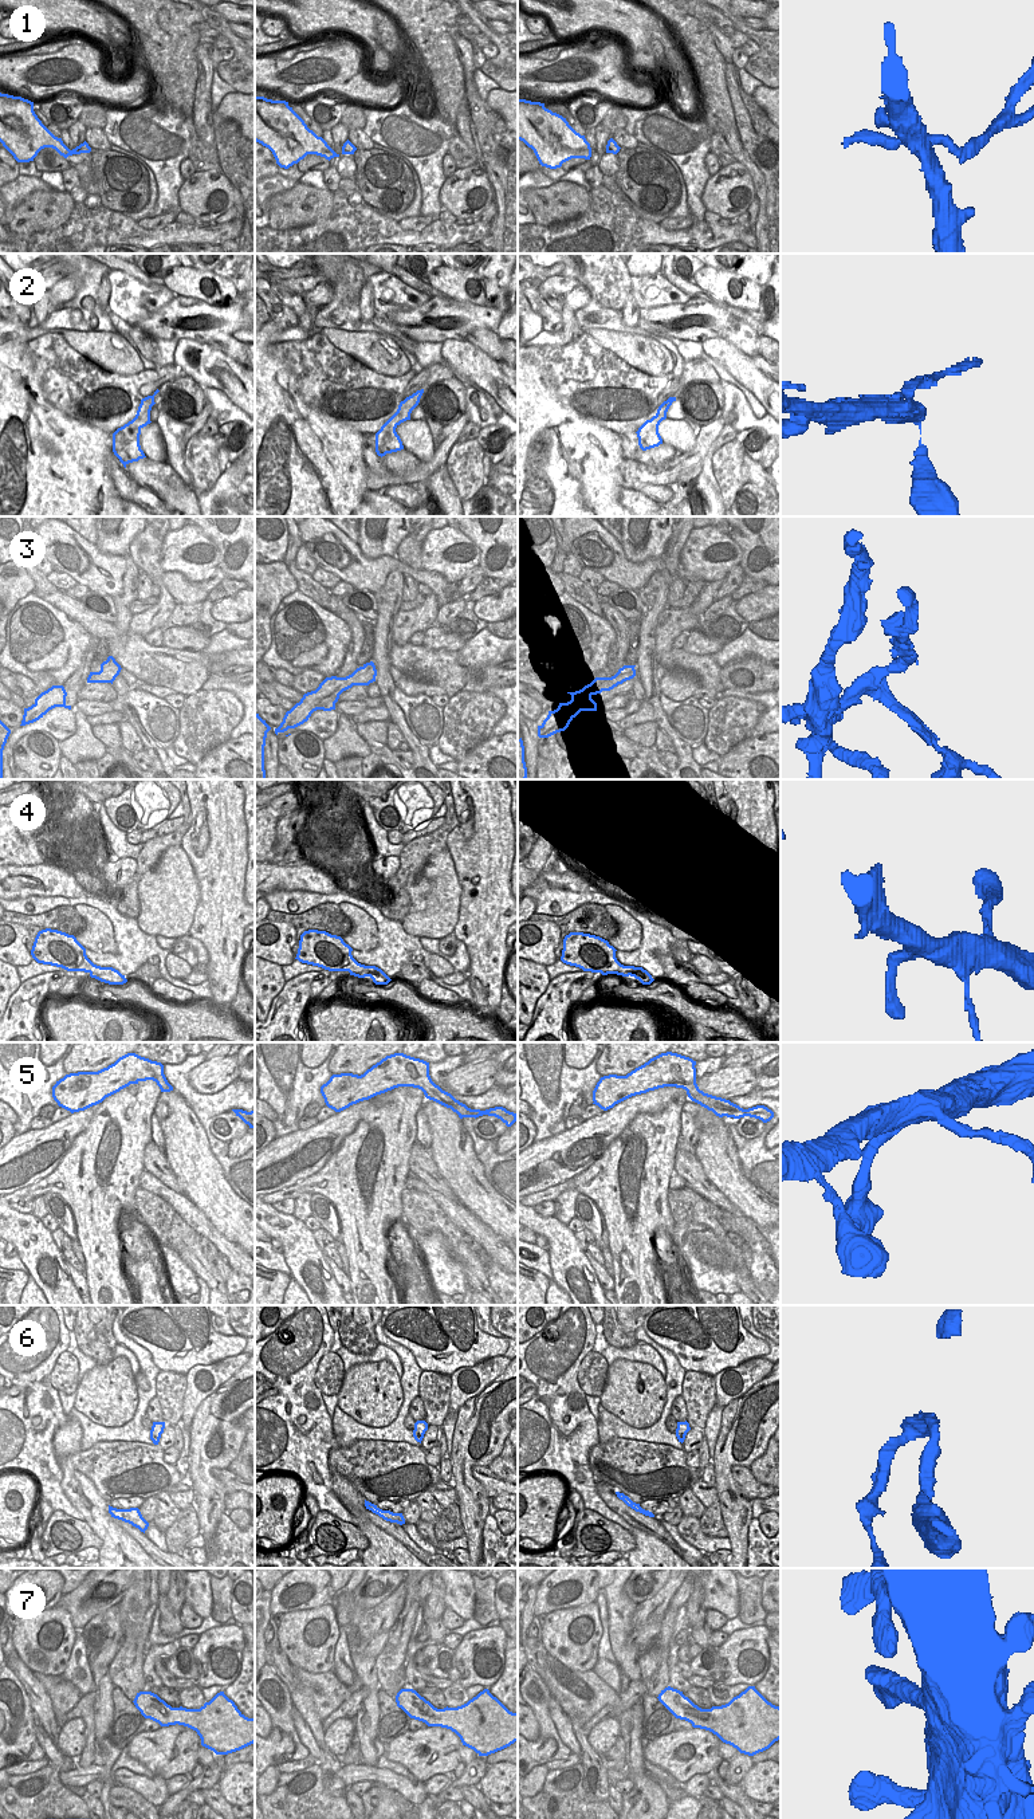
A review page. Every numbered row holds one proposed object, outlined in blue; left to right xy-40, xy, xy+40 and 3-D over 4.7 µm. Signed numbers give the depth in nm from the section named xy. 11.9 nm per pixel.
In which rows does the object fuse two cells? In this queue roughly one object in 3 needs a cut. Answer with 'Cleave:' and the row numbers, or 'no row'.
Cleave: 2, 3, 5

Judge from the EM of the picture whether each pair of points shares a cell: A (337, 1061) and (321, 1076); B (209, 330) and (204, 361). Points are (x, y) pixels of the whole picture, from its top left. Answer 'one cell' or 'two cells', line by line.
A: two cells
B: two cells

